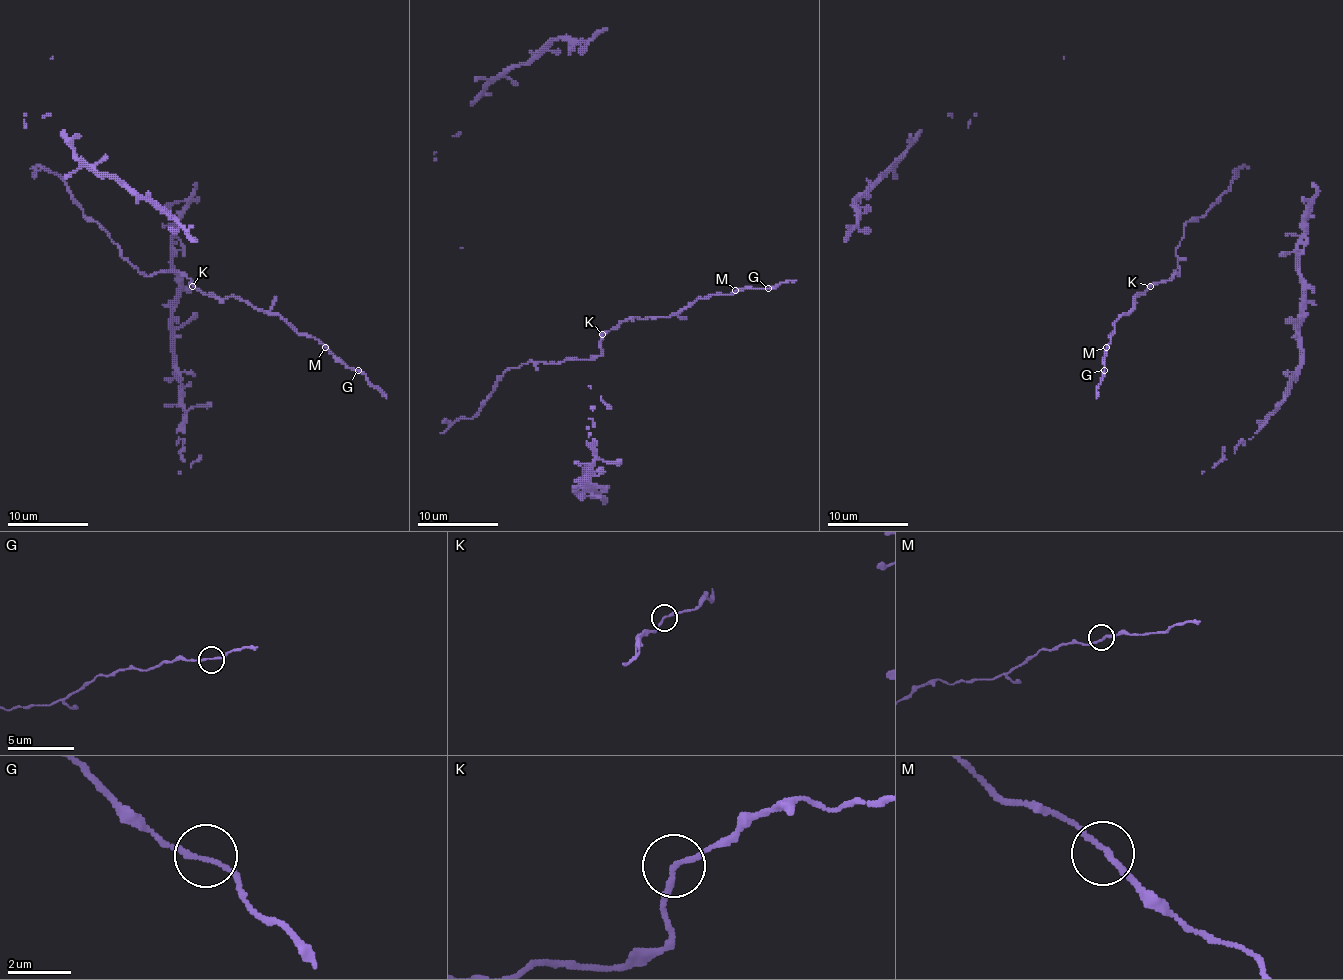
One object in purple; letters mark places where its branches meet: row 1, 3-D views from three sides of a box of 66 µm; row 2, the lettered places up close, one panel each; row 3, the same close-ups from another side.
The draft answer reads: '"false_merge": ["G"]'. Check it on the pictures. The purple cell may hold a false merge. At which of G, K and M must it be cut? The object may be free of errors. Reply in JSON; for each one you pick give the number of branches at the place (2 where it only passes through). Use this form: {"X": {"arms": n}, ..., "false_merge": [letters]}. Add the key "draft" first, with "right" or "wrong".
{"draft": "wrong", "false_merge": []}

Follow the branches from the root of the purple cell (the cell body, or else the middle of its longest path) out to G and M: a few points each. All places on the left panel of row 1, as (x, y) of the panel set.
G: (199, 288), (219, 299), (238, 297), (262, 311), (280, 315), (299, 333), (319, 339), (349, 368), (358, 370)
M: (199, 288), (205, 294), (219, 299), (238, 297), (262, 311), (276, 313), (299, 333), (315, 337), (325, 347)

